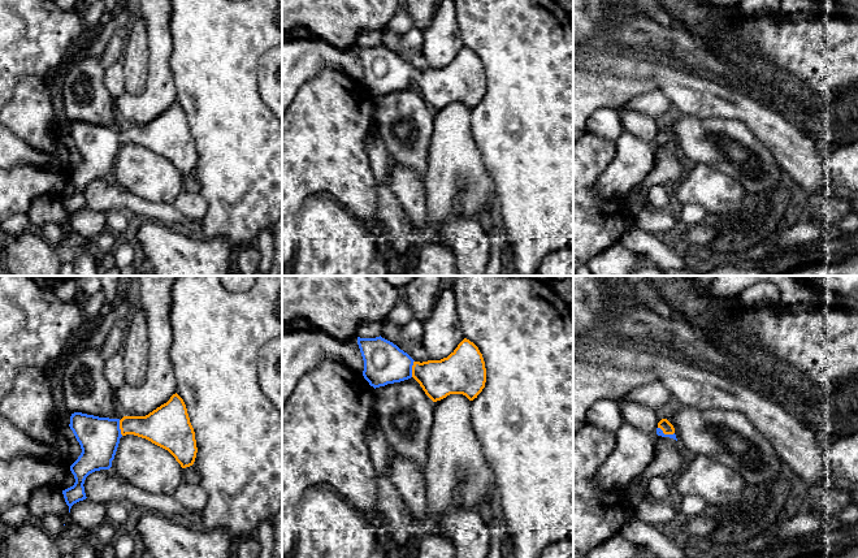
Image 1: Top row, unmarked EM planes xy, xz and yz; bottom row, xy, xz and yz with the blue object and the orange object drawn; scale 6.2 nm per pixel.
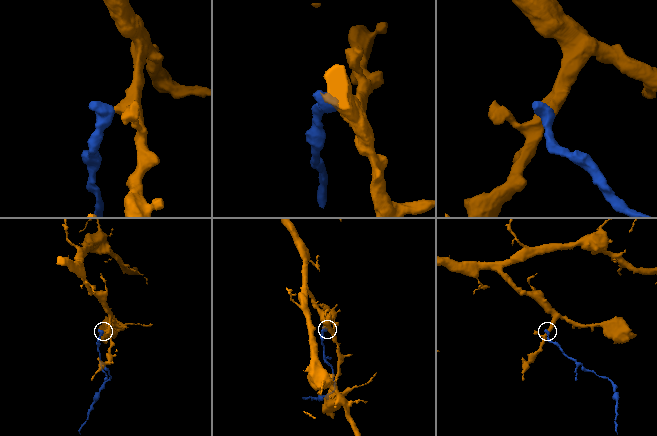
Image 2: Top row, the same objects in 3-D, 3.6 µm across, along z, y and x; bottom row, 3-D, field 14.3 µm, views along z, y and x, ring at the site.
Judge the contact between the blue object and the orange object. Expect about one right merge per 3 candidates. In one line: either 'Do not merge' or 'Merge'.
Merge

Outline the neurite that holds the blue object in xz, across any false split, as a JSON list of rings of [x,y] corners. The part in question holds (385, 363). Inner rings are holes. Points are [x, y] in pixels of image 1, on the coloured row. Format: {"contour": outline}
{"contour": [[[381,336],[358,337],[358,345],[364,360],[363,376],[374,389],[413,377],[425,394],[437,402],[450,394],[463,394],[473,401],[485,388],[486,368],[482,354],[467,338],[447,358],[422,363],[415,362]]]}

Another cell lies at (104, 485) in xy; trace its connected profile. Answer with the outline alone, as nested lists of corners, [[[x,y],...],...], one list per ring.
[[[110,468],[90,473],[83,486],[87,499],[92,502],[108,503],[110,501],[129,501],[148,512],[170,518],[176,515],[186,518],[190,514],[173,496],[144,492],[124,480]]]

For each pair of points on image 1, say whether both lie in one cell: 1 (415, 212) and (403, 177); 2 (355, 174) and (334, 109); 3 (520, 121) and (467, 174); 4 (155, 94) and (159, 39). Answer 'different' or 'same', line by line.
1: same
2: same
3: different
4: same

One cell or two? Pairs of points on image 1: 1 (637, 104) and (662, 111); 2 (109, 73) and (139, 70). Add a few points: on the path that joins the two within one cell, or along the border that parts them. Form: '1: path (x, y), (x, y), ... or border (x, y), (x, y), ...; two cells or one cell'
1: path (644, 104), (655, 104); one cell
2: border (120, 61), (124, 69), (124, 89), (126, 91); two cells

